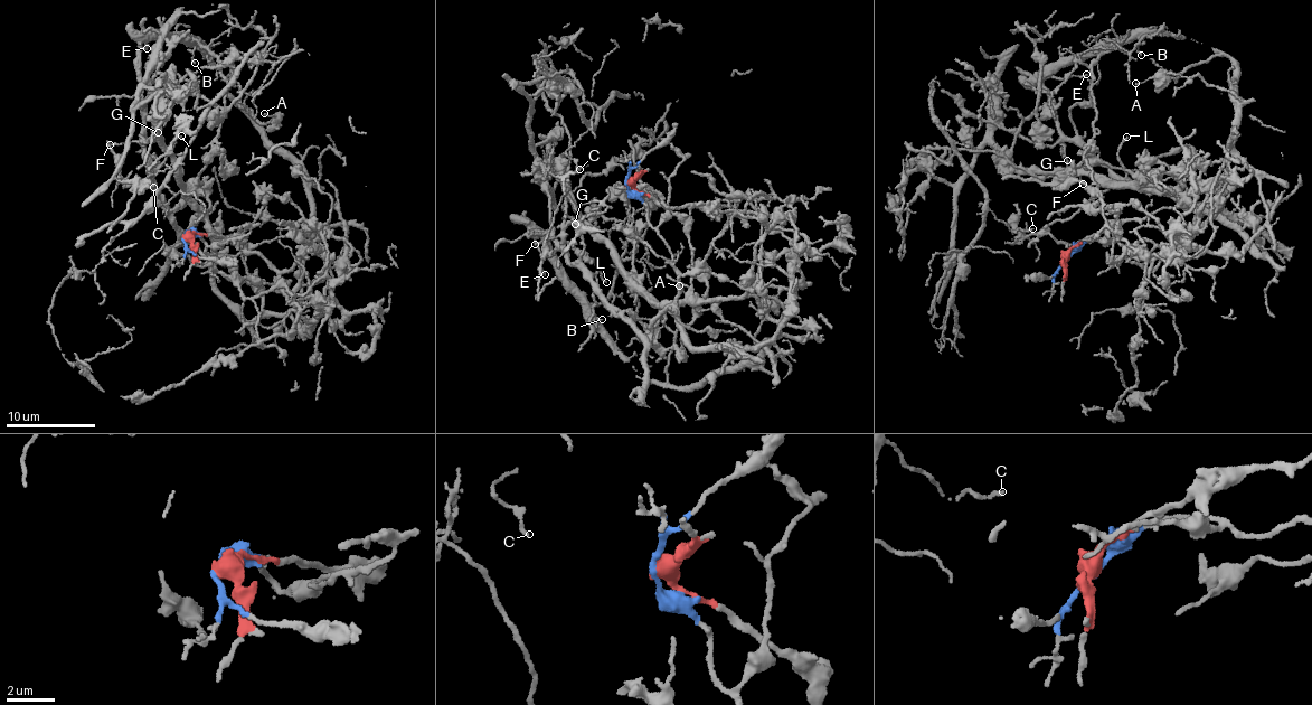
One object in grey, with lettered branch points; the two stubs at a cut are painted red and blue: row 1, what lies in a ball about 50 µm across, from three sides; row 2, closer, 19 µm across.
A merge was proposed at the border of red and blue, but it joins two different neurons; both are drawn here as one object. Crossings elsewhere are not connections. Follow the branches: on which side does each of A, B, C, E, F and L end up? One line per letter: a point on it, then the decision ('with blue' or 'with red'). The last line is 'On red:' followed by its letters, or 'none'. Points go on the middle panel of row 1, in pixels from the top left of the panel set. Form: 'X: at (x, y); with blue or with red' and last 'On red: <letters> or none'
A: at (679, 285); with red
B: at (602, 319); with red
C: at (579, 169); with red
E: at (545, 274); with blue
F: at (535, 244); with blue
L: at (606, 282); with blue
On red: A, B, C

